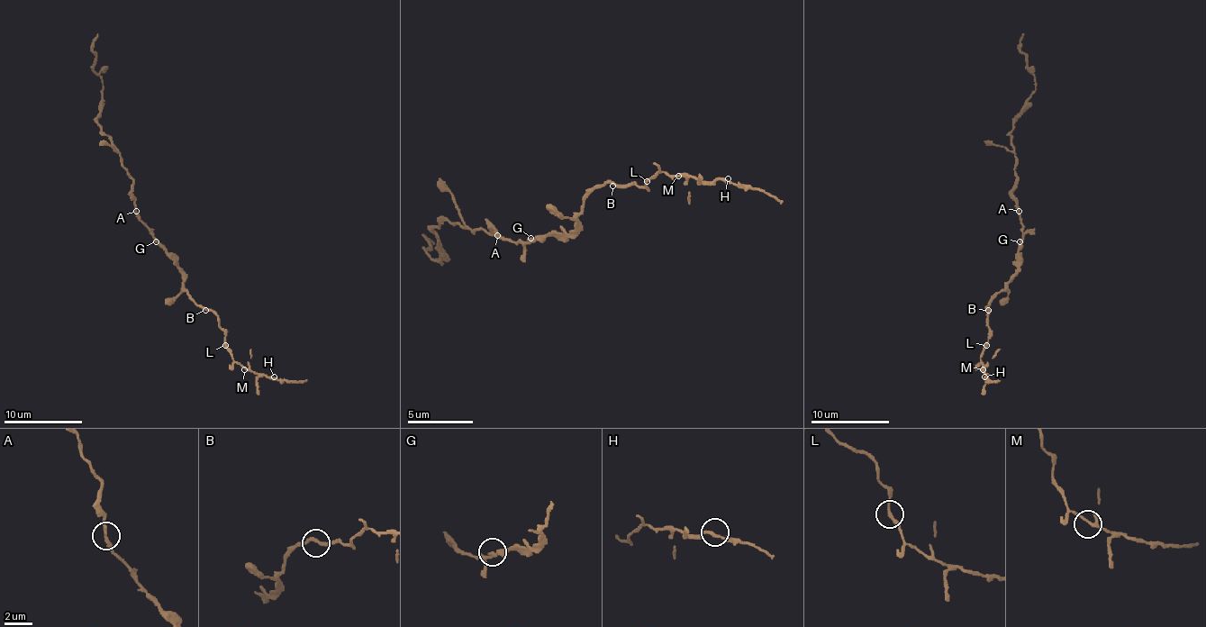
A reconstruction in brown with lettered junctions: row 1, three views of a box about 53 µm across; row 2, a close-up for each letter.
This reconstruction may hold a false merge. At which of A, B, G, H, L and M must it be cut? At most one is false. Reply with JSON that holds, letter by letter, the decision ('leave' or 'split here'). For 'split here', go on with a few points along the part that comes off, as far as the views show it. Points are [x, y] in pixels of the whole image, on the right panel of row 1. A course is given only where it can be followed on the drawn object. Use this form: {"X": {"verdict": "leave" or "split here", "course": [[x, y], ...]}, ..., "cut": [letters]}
{"A": {"verdict": "leave"}, "B": {"verdict": "leave"}, "G": {"verdict": "leave"}, "H": {"verdict": "leave"}, "L": {"verdict": "leave"}, "M": {"verdict": "leave"}, "cut": []}

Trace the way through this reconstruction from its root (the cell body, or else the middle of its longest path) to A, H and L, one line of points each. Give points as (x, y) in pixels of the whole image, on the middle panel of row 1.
A: (534, 241), (512, 241), (498, 234)
H: (534, 241), (566, 234), (580, 205), (610, 182), (646, 186), (658, 172), (698, 182), (728, 178)
L: (534, 241), (548, 234), (566, 234), (580, 205), (600, 186), (646, 182)

